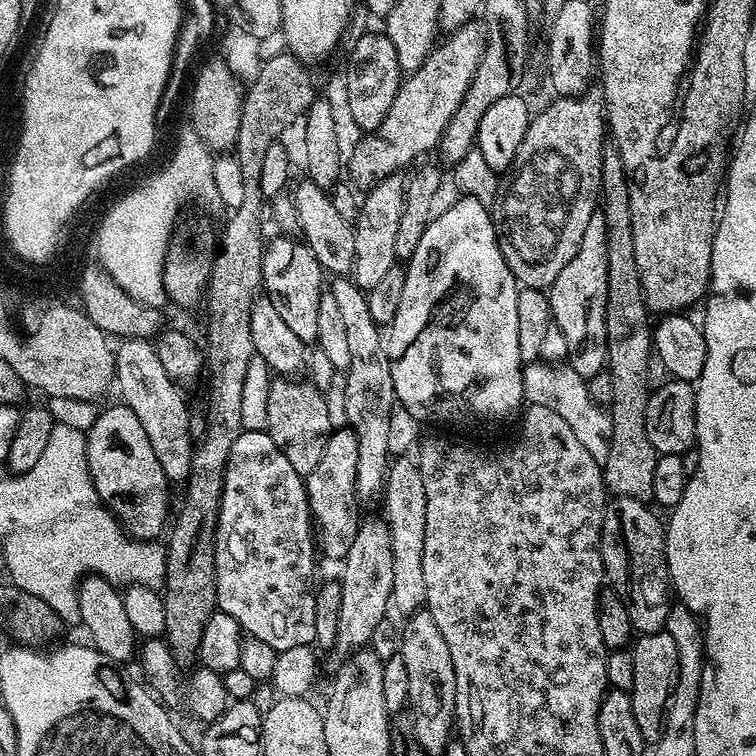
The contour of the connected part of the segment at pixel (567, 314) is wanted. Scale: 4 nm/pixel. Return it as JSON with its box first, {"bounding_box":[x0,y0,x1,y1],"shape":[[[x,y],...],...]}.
{"bounding_box":[547,250,608,378],"shape":[[[581,250],[566,267],[562,274],[554,278],[551,288],[547,289],[552,319],[562,330],[568,347],[567,367],[576,371],[580,378],[591,378],[605,371],[608,363],[608,343],[606,342],[606,258],[603,251],[588,252]]]}

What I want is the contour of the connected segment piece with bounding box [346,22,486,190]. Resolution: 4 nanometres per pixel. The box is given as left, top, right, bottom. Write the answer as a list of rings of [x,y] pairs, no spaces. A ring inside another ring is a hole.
[[[469,22],[448,40],[441,39],[424,64],[407,78],[401,79],[400,89],[394,98],[394,106],[386,114],[375,132],[365,135],[356,144],[352,157],[346,160],[346,176],[361,190],[367,190],[382,178],[399,173],[424,148],[428,136],[424,132],[439,134],[446,130],[454,110],[462,106],[462,98],[476,73],[478,62],[484,53],[485,31],[479,23]]]

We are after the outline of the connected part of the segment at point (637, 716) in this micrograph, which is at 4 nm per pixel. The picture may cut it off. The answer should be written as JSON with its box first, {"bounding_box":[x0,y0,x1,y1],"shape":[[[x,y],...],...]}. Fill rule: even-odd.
{"bounding_box":[630,630,678,746],"shape":[[[661,630],[643,633],[631,645],[630,651],[634,658],[634,686],[630,693],[634,722],[638,722],[638,731],[642,734],[645,745],[654,746],[664,733],[664,712],[678,682],[678,646],[674,646],[674,638],[670,638],[666,630]]]}

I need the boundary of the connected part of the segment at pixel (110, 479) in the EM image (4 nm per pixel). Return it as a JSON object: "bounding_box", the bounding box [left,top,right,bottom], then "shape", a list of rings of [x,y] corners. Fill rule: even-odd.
{"bounding_box":[86,402,170,541],"shape":[[[116,402],[113,408],[108,408],[105,412],[103,409],[97,415],[91,428],[87,429],[86,439],[88,442],[88,469],[100,499],[110,506],[111,511],[129,536],[138,540],[155,541],[156,535],[160,531],[162,531],[161,533],[165,531],[166,521],[170,516],[170,508],[168,512],[170,482],[166,478],[162,466],[158,466],[158,458],[154,458],[154,446],[150,446],[150,438],[146,438],[146,430],[142,430],[142,422],[138,422],[138,414],[134,414],[134,410],[130,410],[123,402]]]}

